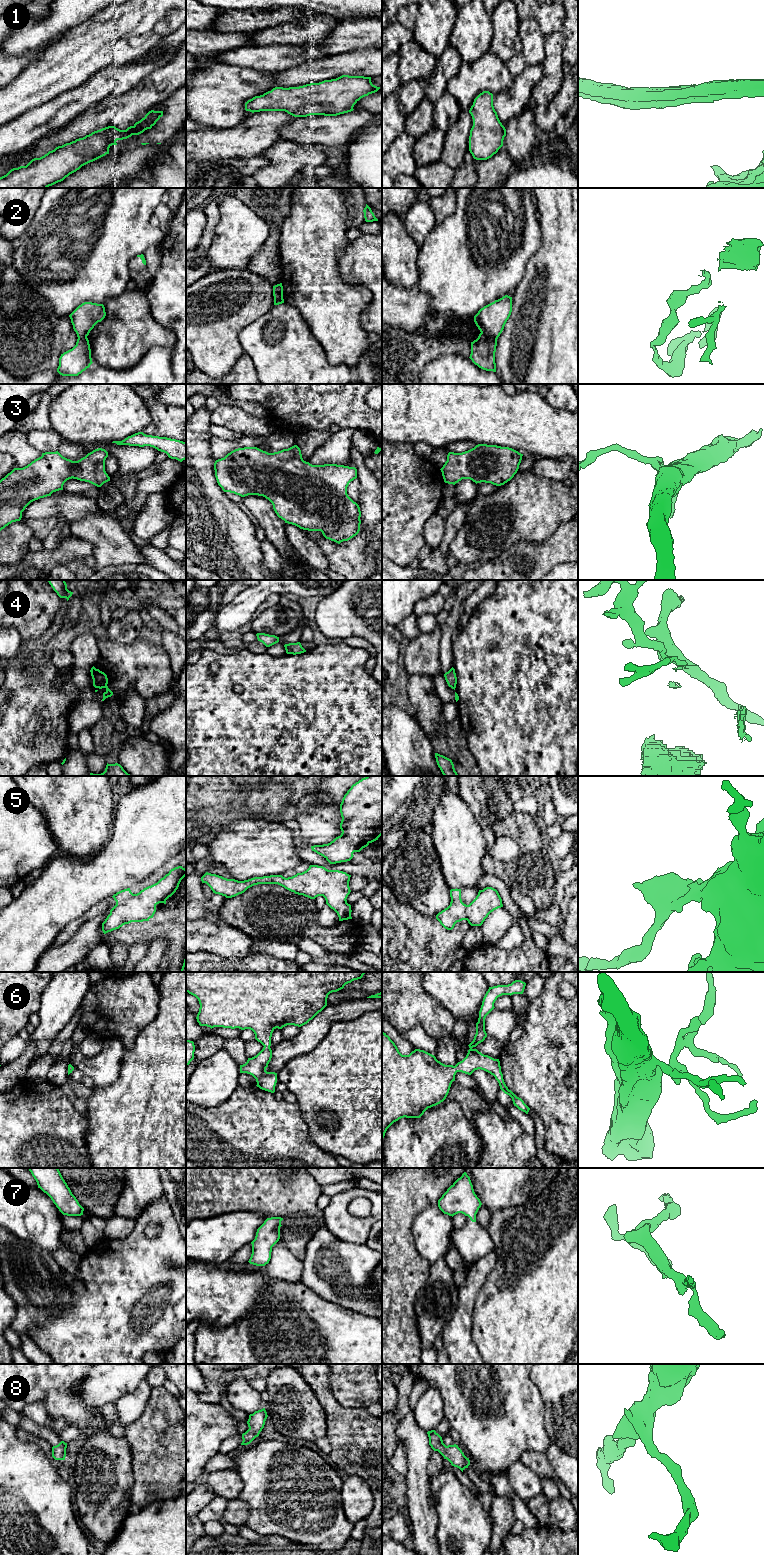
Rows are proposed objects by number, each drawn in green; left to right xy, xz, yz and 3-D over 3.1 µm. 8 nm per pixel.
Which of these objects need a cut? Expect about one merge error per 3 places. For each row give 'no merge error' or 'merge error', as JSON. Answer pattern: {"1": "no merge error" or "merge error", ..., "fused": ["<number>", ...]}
{"1": "merge error", "2": "merge error", "3": "no merge error", "4": "merge error", "5": "no merge error", "6": "no merge error", "7": "no merge error", "8": "no merge error", "fused": ["1", "2", "4"]}

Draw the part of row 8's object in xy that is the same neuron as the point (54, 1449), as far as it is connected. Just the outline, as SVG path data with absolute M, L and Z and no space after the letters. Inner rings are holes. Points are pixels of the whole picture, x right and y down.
M61 1441L58 1445L52 1447L52 1457L55 1460L65 1460L67 1443Z

